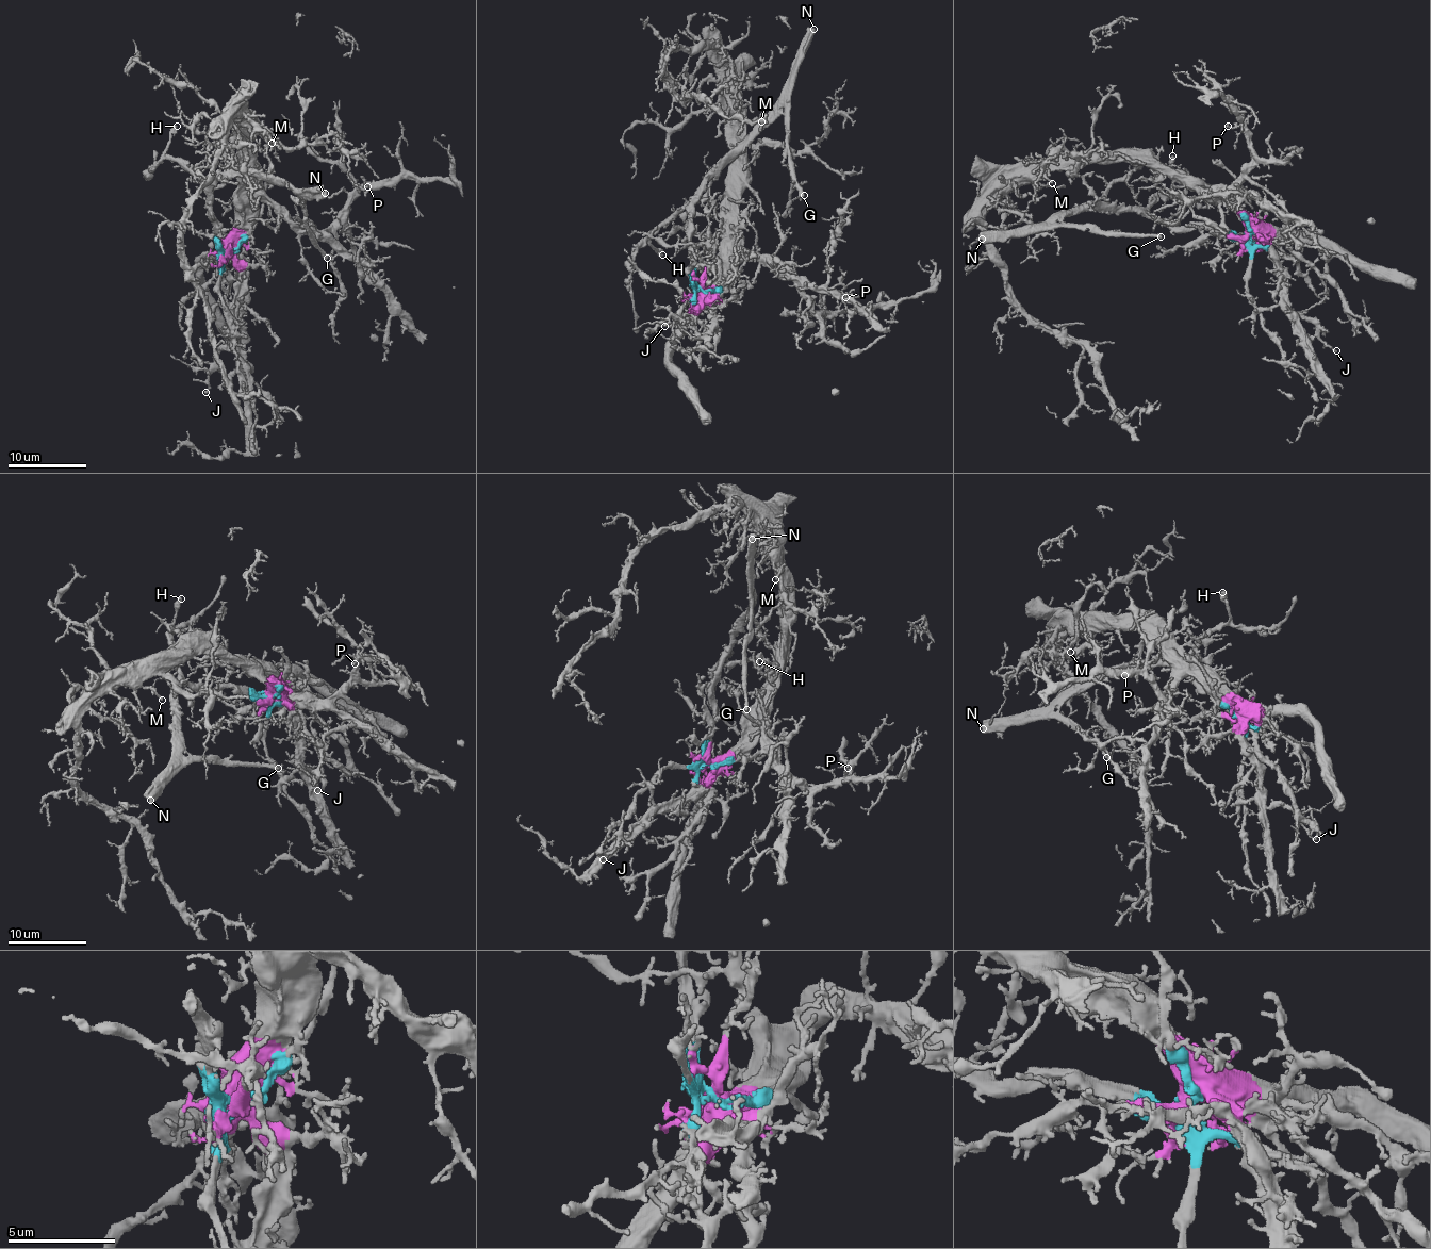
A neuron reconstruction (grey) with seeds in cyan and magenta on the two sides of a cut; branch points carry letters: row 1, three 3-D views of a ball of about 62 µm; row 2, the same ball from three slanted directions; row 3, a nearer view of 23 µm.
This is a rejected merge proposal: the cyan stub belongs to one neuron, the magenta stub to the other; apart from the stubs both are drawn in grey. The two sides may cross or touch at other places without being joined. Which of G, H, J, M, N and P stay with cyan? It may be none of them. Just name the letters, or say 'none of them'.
G, H, N

